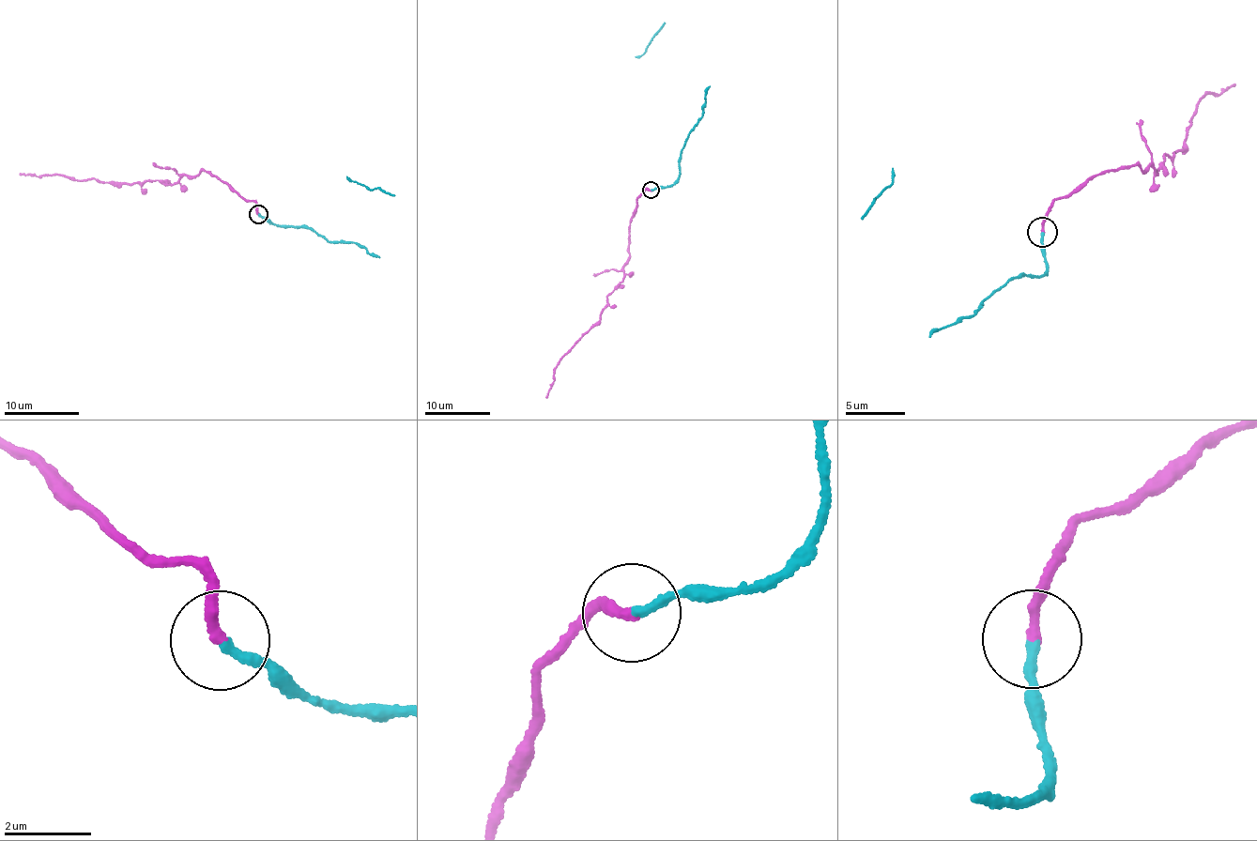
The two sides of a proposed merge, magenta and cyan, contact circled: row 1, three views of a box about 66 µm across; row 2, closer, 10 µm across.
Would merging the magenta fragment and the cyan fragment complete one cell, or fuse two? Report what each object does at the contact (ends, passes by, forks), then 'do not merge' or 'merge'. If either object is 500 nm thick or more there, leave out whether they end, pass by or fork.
magenta ends | cyan ends | merge

